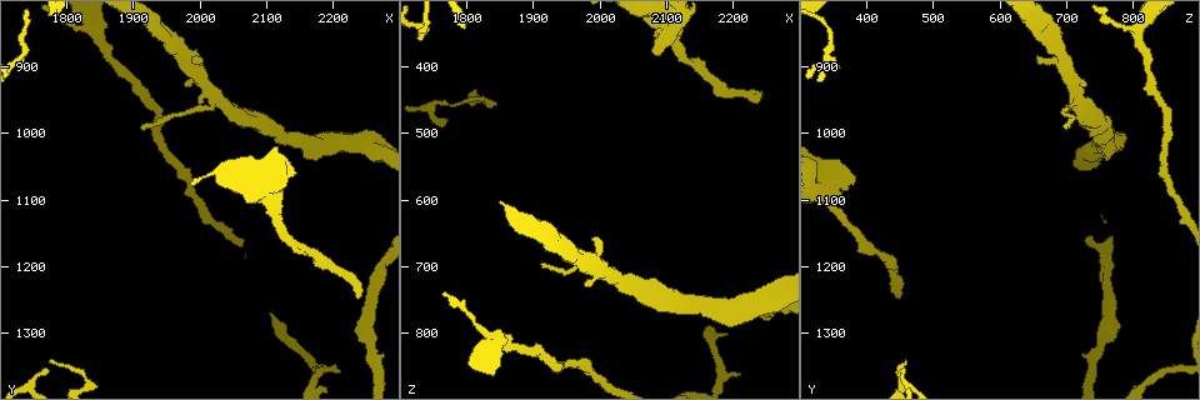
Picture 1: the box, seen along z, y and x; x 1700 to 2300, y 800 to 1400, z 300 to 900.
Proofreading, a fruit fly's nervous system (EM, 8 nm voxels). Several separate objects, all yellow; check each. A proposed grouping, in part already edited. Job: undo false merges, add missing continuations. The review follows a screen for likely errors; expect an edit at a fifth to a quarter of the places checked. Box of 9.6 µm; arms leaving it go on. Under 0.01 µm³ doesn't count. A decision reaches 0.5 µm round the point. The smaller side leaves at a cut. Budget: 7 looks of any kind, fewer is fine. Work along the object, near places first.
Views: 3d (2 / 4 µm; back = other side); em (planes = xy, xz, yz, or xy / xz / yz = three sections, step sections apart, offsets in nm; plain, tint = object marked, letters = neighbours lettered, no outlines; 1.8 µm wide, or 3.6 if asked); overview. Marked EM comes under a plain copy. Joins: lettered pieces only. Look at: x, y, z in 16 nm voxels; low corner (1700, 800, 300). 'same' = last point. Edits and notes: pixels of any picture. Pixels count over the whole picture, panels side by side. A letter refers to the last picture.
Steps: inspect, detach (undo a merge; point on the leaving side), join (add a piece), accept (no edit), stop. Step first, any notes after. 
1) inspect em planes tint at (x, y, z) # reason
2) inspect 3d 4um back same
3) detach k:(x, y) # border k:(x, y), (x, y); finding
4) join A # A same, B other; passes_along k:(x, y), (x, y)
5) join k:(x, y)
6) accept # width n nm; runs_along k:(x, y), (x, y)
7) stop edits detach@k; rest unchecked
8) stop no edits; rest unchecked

inspect em planes tint at (1915, 990, 705) # branch stops here

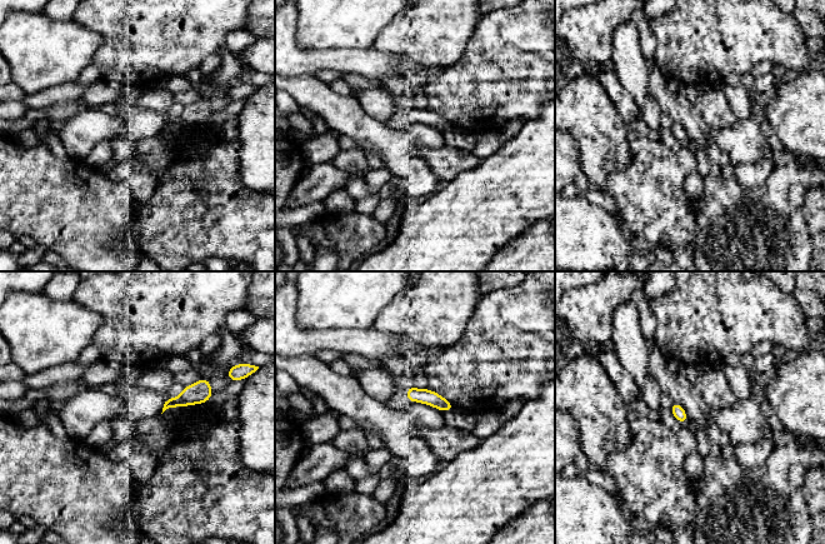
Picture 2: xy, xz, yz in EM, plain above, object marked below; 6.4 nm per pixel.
inspect em planes letters same # see the neighbours

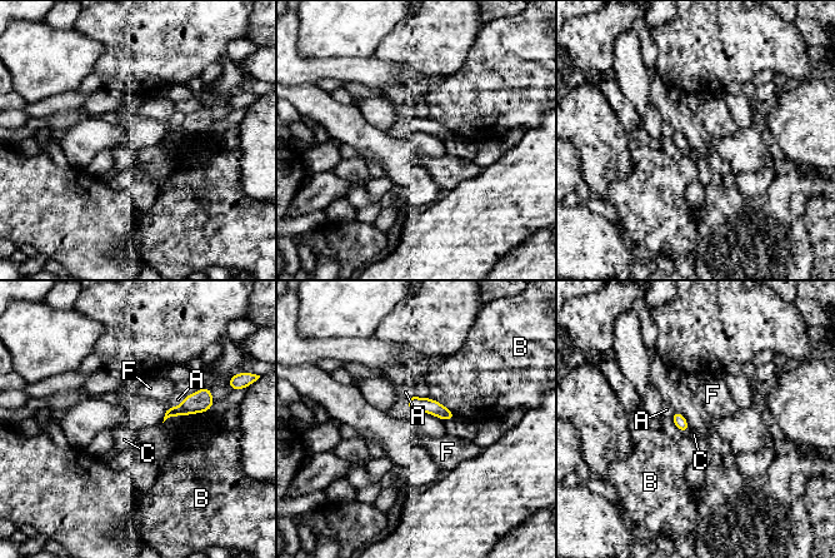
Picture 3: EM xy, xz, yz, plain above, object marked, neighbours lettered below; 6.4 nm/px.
join A # A same, B other, C other, F other; the cell continues

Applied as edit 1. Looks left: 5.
inspect em xy step 4 tint at (1990, 885, 660) # branch stops here

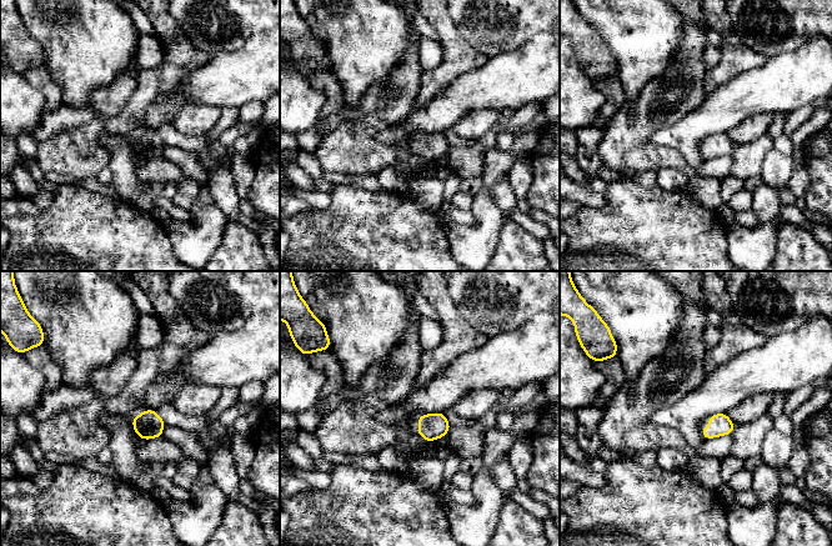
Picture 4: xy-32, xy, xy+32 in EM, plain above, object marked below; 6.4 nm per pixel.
inspect em planes letters same

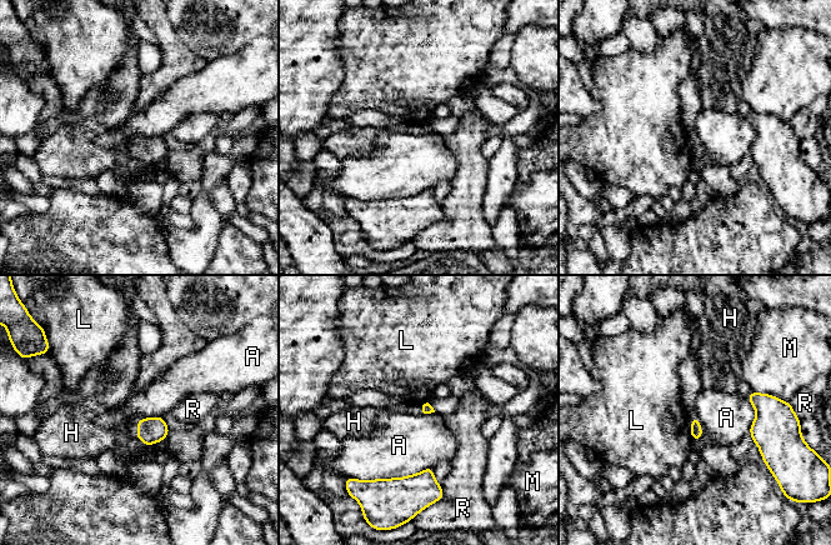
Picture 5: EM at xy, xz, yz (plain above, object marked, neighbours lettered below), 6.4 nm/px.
accept # longest_contact A 480 nm; A other, H other, L other, M other, R other; none of them fits

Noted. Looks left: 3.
inspect em planes letters at (2085, 1080, 385) # an open end

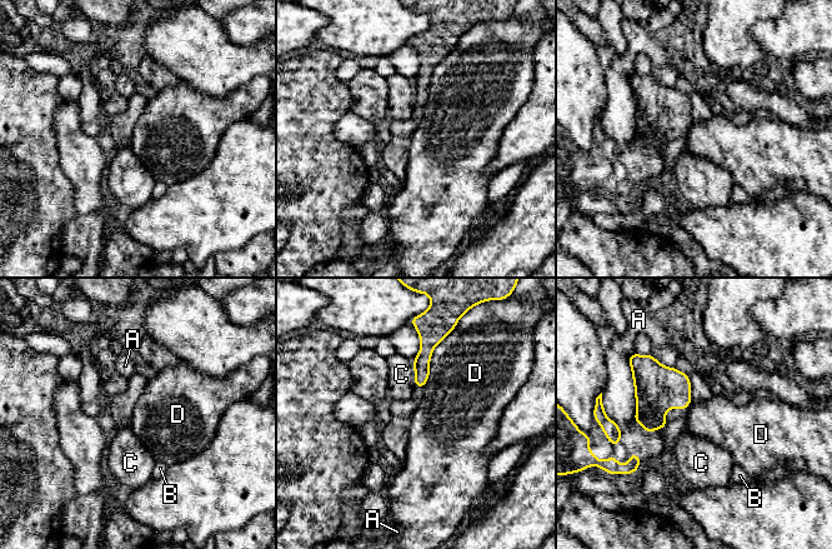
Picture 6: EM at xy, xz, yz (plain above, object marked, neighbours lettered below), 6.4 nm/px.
accept # longest_contact D 360 nm; A other, B other, C other, D other; border 6:(446, 337), (434, 348), (424, 388); none of them fits

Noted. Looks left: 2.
stop edits join@3; rest unchecked

